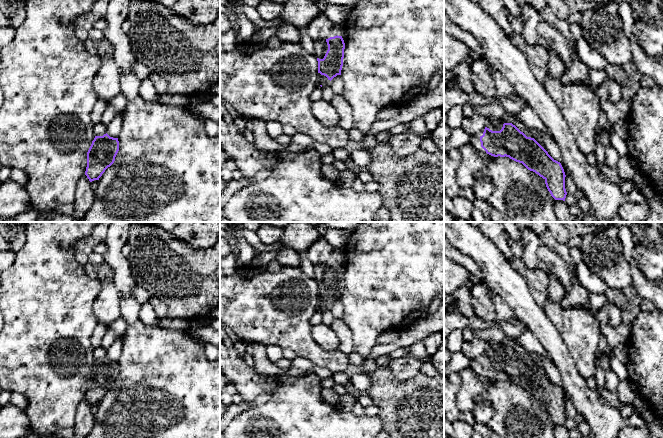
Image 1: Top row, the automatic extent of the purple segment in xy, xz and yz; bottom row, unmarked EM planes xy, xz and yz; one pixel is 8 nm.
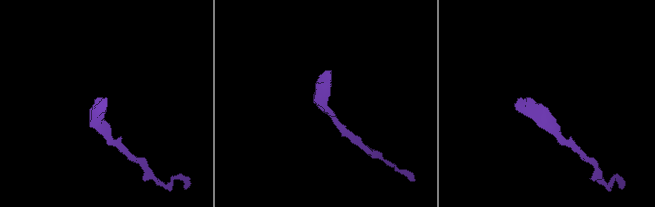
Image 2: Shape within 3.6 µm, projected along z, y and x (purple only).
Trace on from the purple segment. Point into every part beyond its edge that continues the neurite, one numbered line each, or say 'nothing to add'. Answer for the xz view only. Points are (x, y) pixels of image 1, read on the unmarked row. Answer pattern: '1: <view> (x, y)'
1: xz (320, 271)

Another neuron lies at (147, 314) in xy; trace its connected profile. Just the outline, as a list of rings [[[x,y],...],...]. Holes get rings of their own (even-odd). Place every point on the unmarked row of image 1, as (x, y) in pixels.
[[[149,302],[142,304],[139,317],[140,317],[140,320],[145,325],[148,325],[148,326],[159,325],[159,318],[157,317],[155,310],[153,309],[153,307]]]

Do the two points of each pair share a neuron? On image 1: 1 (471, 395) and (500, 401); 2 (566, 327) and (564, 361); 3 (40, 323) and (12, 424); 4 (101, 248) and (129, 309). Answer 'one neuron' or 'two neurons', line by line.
1: two neurons
2: two neurons
3: two neurons
4: two neurons

